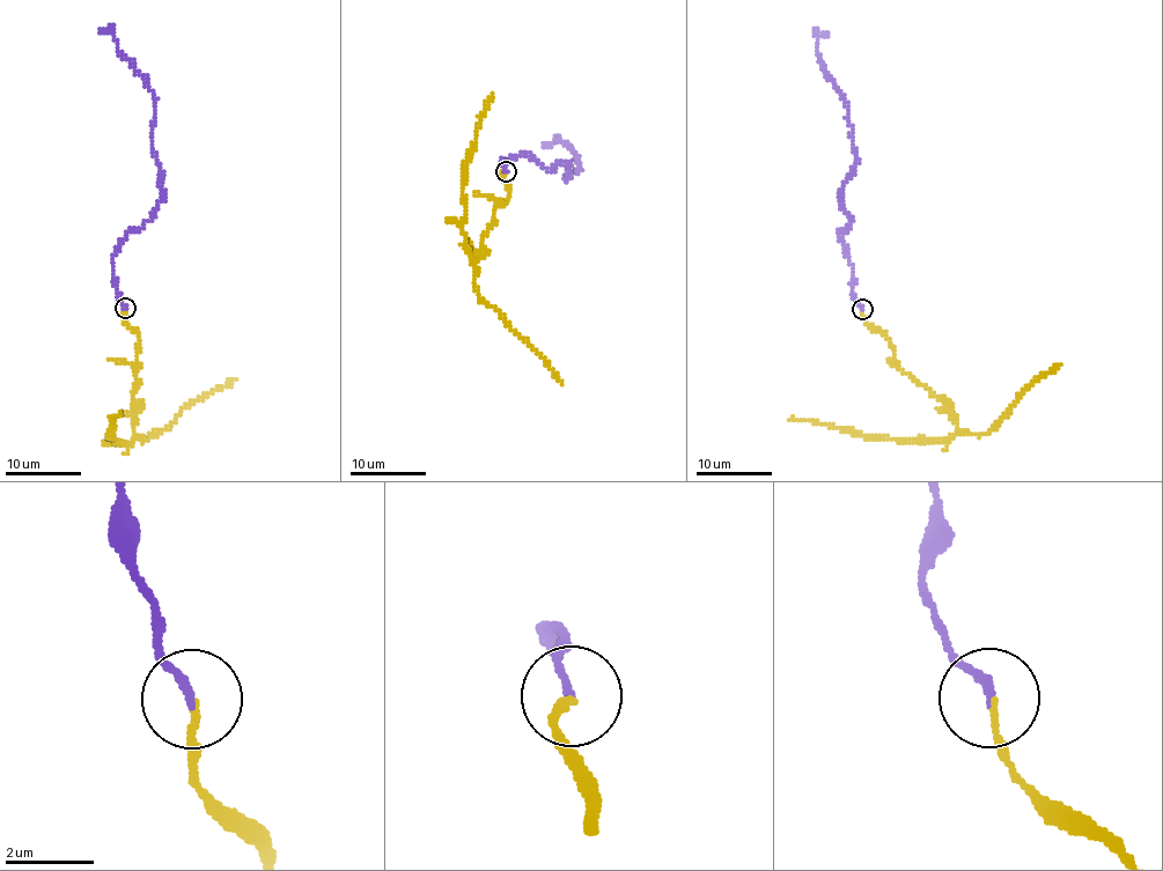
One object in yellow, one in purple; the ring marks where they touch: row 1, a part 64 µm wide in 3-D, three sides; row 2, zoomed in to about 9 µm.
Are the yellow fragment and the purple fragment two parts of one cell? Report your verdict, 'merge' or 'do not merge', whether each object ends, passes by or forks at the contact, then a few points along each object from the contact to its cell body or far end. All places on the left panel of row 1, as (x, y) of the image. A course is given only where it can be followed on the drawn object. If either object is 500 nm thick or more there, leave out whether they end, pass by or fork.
merge | yellow ends | purple ends | yellow via (125, 308), (126, 319), (137, 331), (139, 345), (133, 436), (129, 443), (109, 435), (111, 420), (120, 414) | purple via (125, 308), (116, 288), (116, 245), (162, 196), (155, 105), (147, 80), (111, 31), (98, 28)

